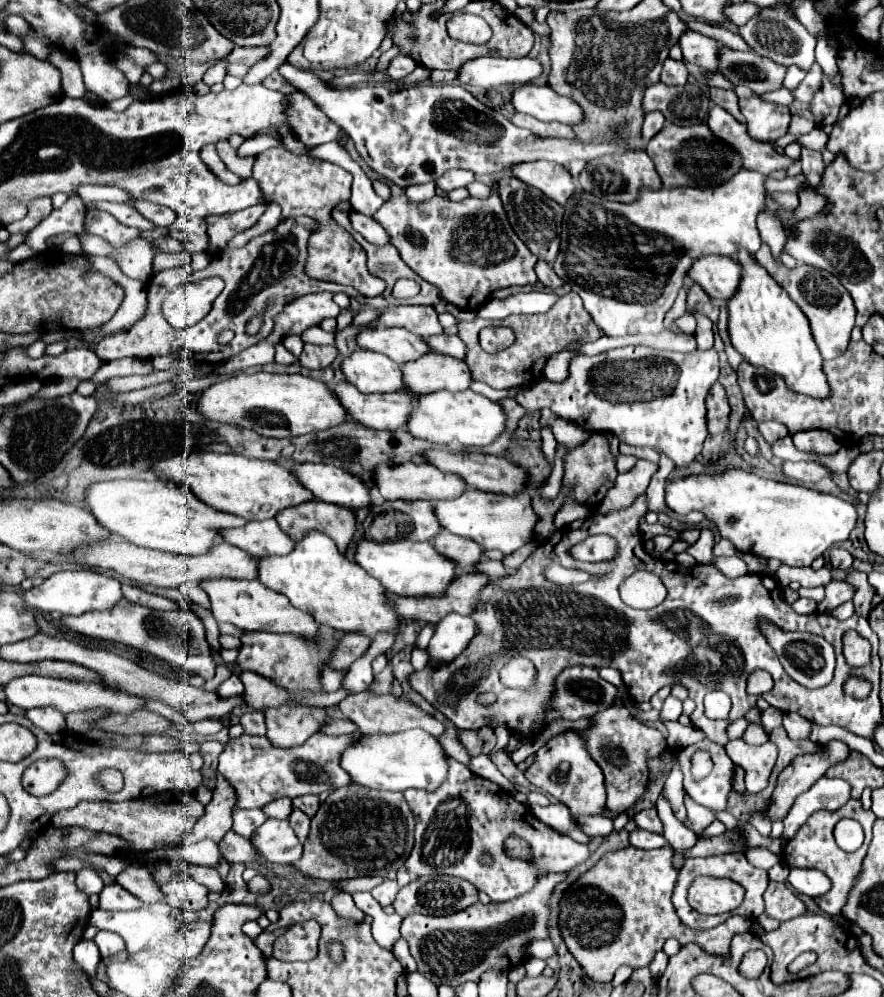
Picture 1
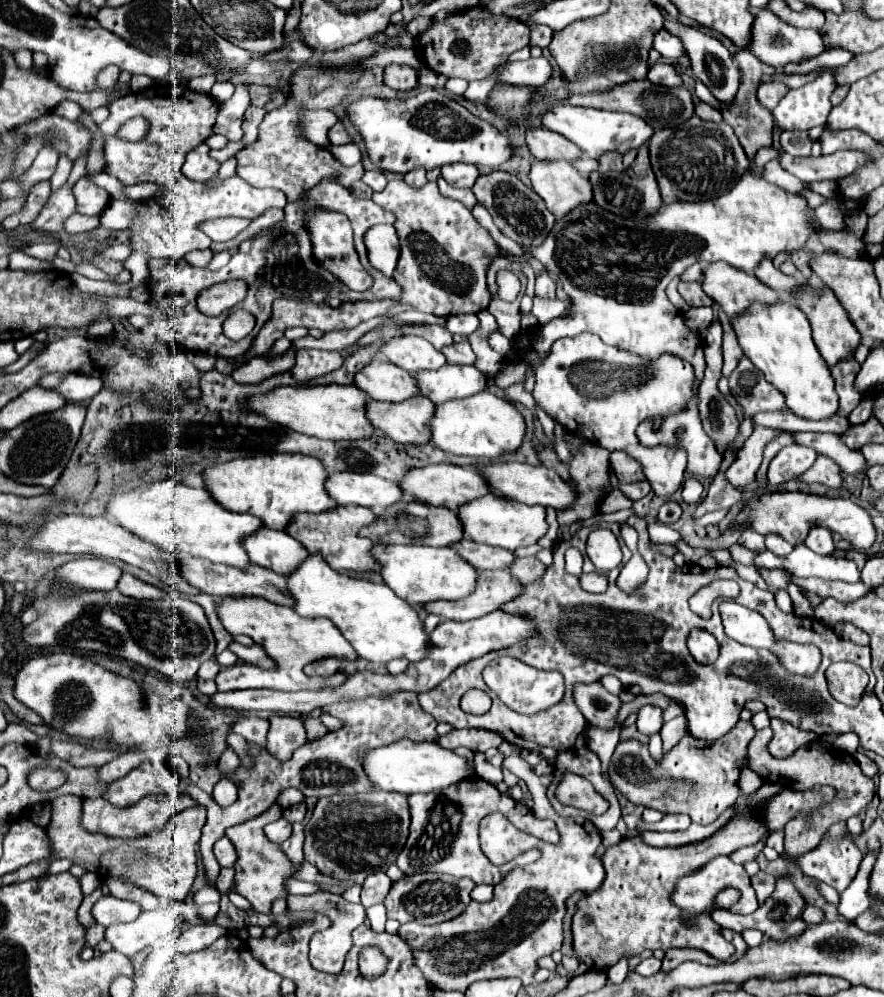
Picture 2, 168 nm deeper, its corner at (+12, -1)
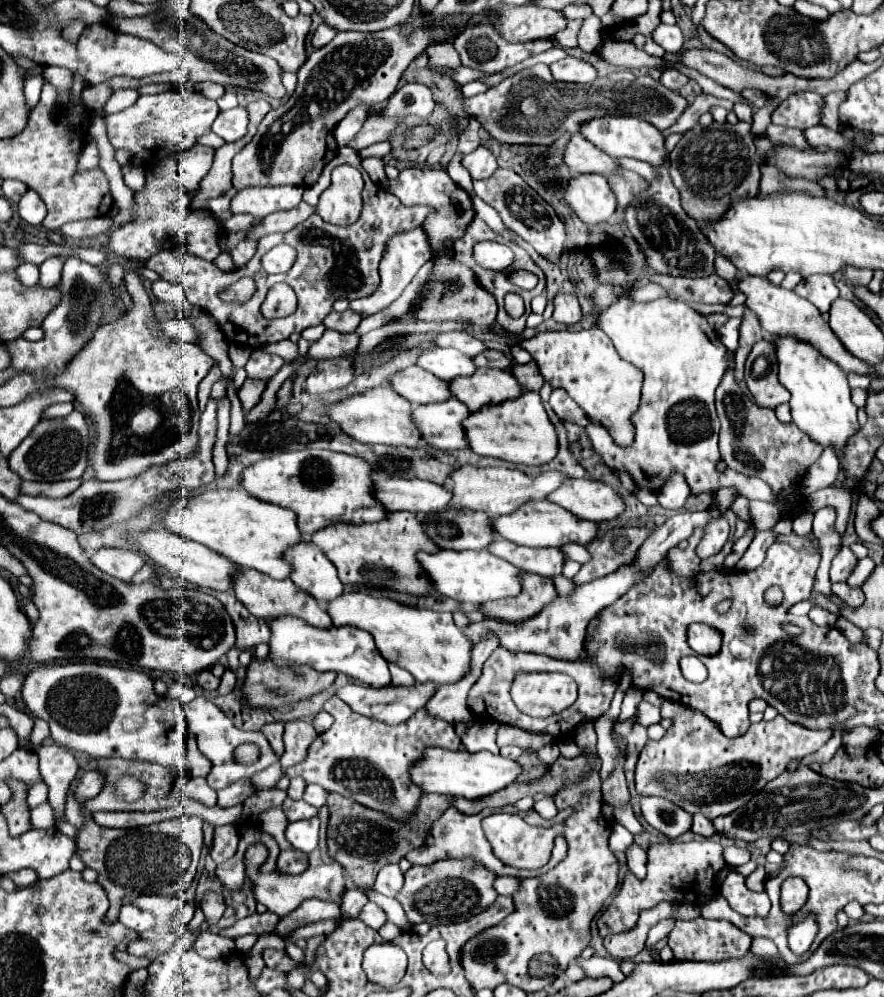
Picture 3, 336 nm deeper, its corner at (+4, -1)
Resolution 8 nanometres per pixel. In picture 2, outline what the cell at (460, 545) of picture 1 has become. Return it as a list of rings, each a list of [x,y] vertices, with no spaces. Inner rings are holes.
[[[462,538],[452,544],[452,548],[468,562],[472,564],[478,572],[496,572],[496,570],[508,570],[512,562],[512,552],[504,548],[492,548],[484,544],[476,544],[468,538]]]

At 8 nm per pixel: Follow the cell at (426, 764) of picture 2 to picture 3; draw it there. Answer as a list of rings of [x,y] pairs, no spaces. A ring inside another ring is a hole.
[[[434,748],[412,770],[414,770],[412,780],[416,780],[416,784],[420,784],[426,792],[452,794],[452,796],[464,796],[464,798],[484,798],[516,782],[518,776],[524,772],[524,766],[500,754],[498,756],[490,752],[470,754],[470,752],[460,752],[460,750],[450,752],[450,750]]]

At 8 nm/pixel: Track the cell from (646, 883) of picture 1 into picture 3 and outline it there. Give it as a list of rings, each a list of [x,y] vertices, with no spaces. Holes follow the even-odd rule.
[[[698,840],[698,842],[664,842],[654,844],[648,850],[648,874],[644,880],[634,878],[632,872],[626,874],[624,884],[610,906],[598,918],[598,932],[600,936],[628,932],[636,926],[638,916],[642,910],[654,908],[658,902],[690,902],[690,904],[704,904],[712,896],[716,896],[714,880],[716,872],[724,868],[722,858],[723,847],[714,840]]]

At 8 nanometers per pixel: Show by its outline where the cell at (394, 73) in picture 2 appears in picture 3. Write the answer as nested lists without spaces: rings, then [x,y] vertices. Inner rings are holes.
[[[406,84],[398,88],[388,104],[380,110],[382,116],[406,116],[414,114],[424,120],[430,118],[436,102],[432,98],[432,92],[424,84]]]

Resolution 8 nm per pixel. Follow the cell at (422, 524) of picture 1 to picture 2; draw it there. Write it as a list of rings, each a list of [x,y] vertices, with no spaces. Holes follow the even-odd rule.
[[[408,502],[406,512],[414,518],[422,518],[428,524],[428,530],[422,538],[418,538],[418,544],[426,546],[448,546],[462,538],[460,522],[456,520],[456,512],[448,508],[432,508],[420,502]]]

